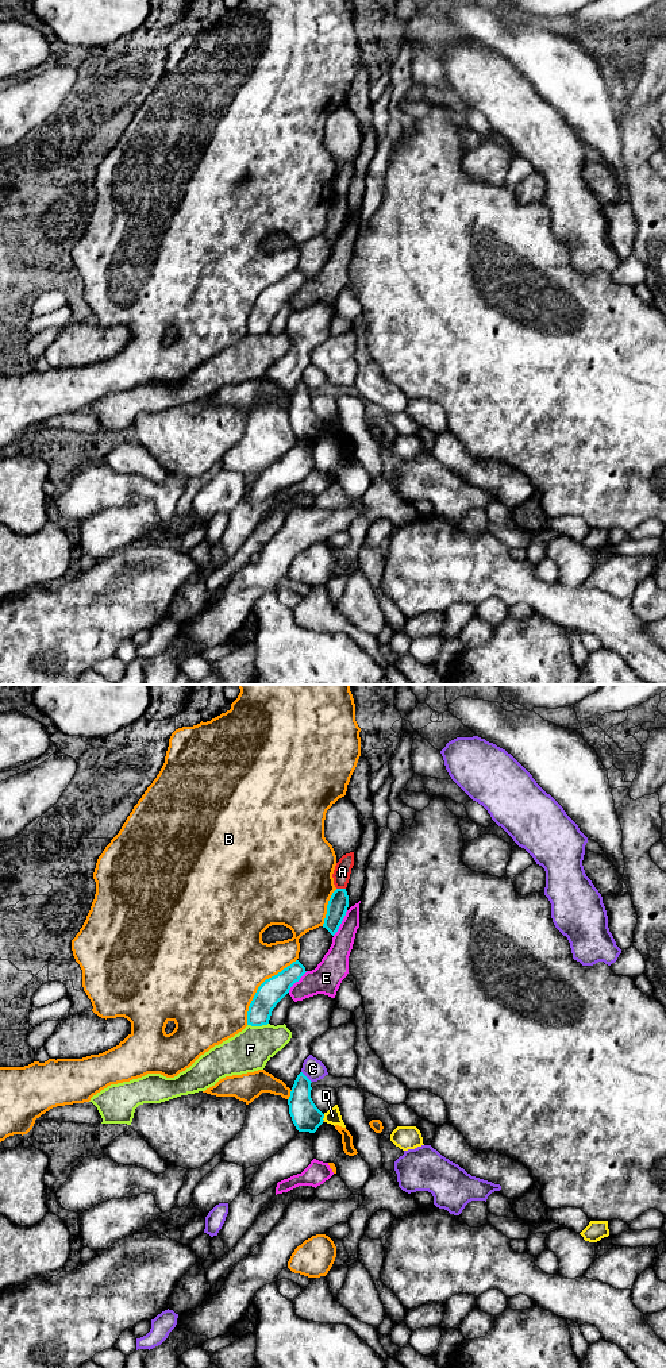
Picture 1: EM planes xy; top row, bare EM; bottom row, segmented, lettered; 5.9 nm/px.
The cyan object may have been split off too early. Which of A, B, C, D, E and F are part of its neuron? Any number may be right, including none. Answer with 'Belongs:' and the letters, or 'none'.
Belongs: none

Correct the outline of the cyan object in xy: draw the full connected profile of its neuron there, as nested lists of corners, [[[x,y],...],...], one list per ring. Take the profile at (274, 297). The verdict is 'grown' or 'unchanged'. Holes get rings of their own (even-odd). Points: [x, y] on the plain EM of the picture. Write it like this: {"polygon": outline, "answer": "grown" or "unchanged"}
{"polygon": [[[293,270],[277,284],[266,288],[257,298],[247,320],[247,334],[267,334],[276,313],[289,301],[290,296],[305,282],[305,275]]], "answer": "unchanged"}

